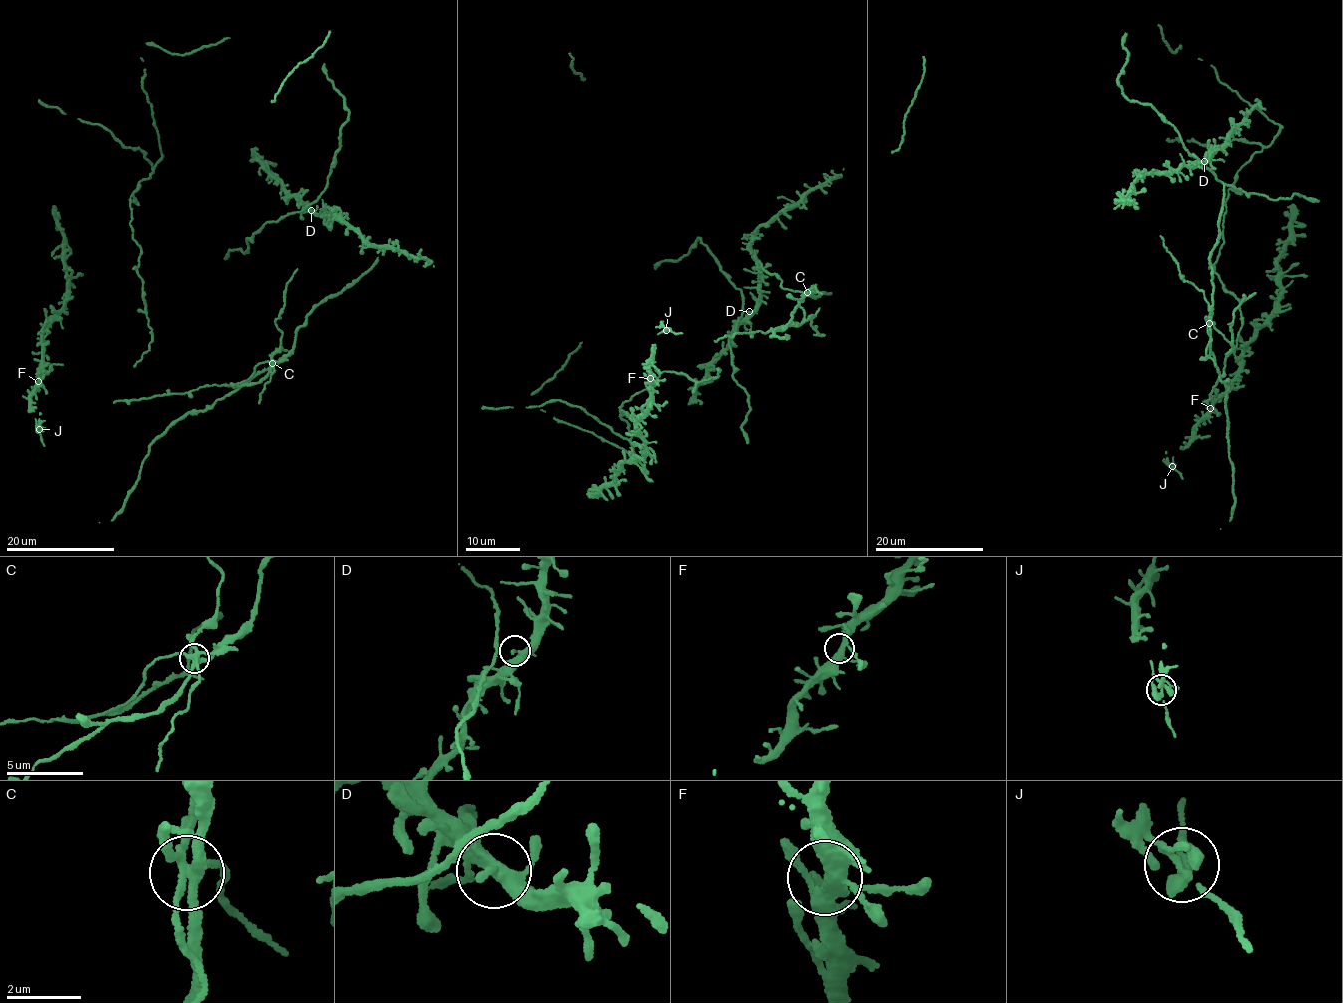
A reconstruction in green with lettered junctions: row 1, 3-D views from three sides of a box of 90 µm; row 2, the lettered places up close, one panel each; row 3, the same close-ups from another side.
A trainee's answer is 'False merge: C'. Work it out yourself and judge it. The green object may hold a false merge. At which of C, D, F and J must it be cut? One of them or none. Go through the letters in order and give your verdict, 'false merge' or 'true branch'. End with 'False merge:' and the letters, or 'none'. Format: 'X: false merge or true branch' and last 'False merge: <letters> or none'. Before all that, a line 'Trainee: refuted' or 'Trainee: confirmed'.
Trainee: confirmed
C: false merge
D: true branch
F: true branch
J: true branch
False merge: C

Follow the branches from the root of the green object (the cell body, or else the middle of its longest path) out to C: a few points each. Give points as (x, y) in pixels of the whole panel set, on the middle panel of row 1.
C: (800, 305), (807, 292)

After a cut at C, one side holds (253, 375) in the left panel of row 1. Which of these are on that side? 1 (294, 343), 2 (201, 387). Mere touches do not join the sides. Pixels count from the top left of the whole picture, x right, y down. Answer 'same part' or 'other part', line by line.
1: other part
2: same part

